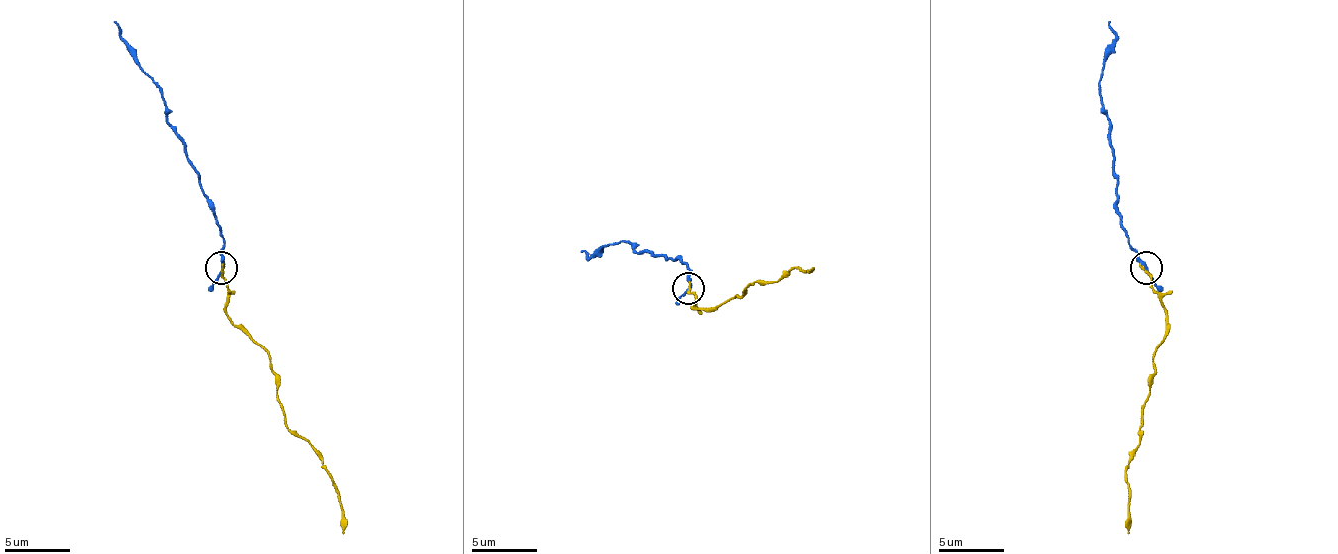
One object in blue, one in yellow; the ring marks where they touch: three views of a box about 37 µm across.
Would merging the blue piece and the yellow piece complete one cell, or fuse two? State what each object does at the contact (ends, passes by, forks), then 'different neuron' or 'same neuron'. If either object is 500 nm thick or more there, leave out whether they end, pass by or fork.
blue passes by; yellow ends; same neuron

